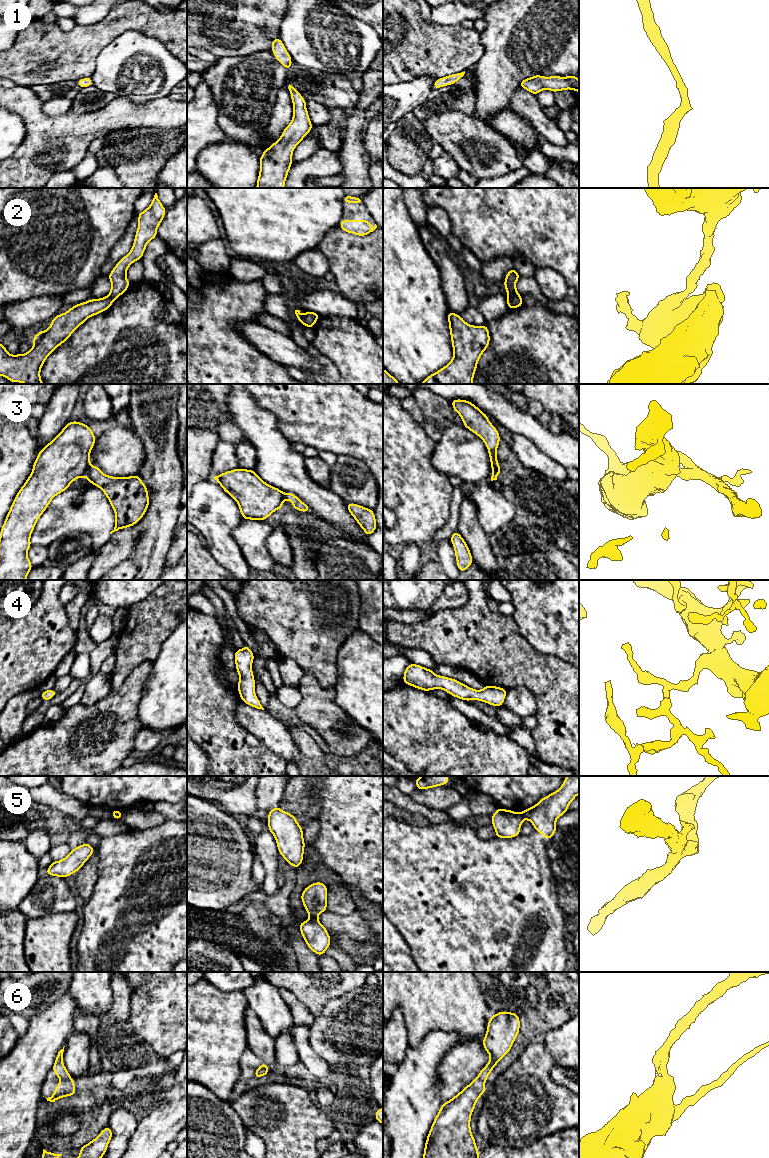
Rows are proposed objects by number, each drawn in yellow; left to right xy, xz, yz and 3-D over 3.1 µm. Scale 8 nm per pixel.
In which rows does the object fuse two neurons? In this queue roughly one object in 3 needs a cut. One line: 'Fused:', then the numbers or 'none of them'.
Fused: 3, 5

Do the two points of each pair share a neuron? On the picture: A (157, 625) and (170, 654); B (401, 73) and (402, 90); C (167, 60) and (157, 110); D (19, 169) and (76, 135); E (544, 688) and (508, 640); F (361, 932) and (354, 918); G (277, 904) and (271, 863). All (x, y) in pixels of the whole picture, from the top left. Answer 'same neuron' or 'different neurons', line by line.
A: different neurons
B: different neurons
C: different neurons
D: same neuron
E: same neuron
F: same neuron
G: different neurons

